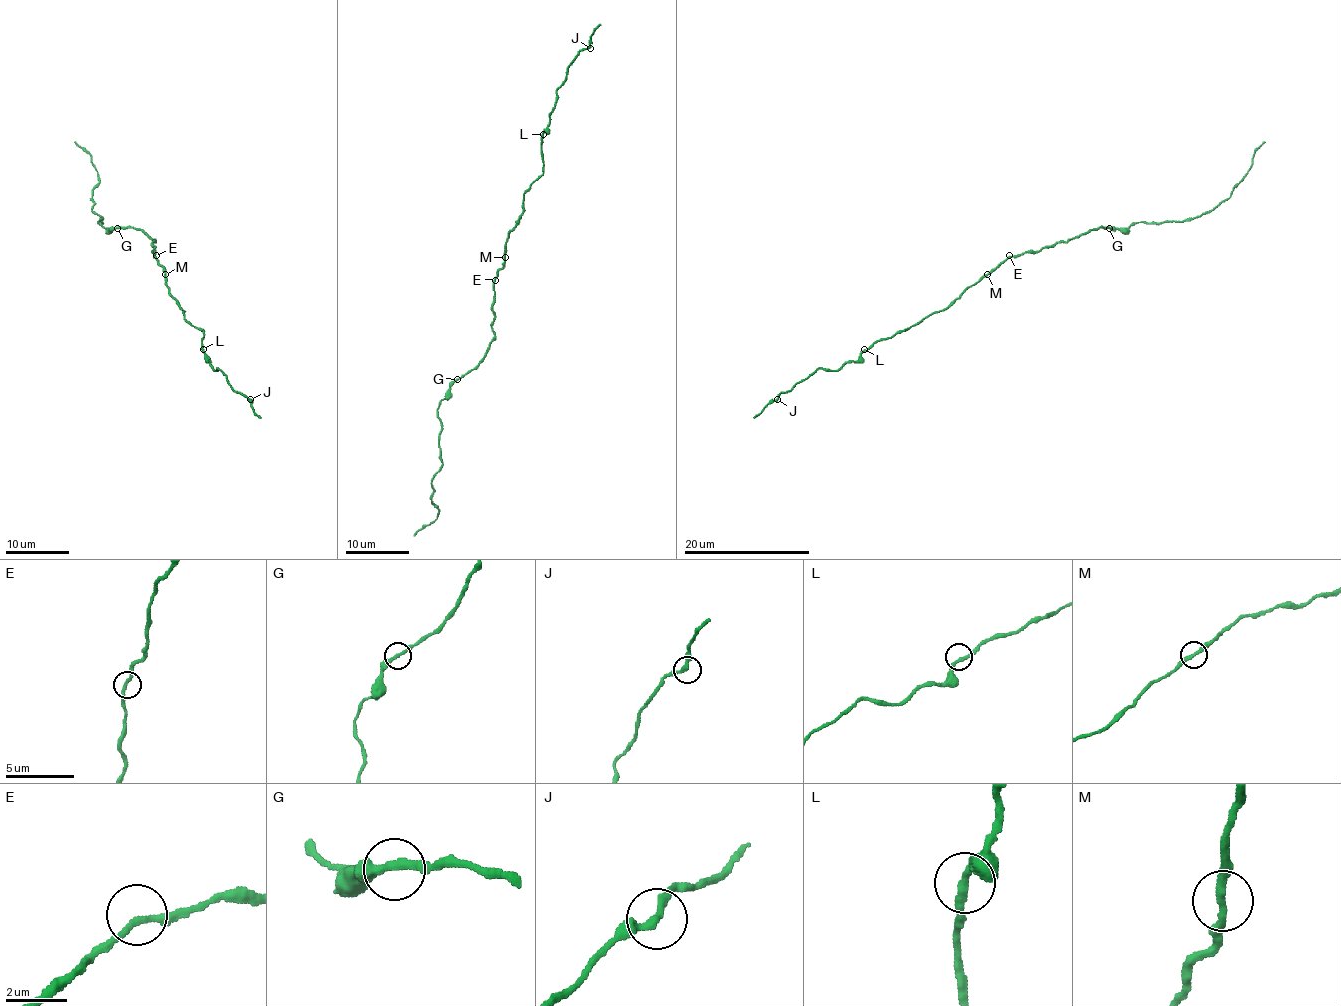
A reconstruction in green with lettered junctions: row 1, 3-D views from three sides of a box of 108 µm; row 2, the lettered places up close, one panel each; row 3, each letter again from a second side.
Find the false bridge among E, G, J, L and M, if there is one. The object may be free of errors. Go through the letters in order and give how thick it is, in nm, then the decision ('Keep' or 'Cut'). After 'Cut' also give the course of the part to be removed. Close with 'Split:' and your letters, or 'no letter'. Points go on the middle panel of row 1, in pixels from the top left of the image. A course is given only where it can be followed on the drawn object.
E: Thickness 220 nm. Keep
G: Thickness 280 nm. Keep
J: Thickness 280 nm. Keep
L: Thickness 240 nm. Keep
M: Thickness 260 nm. Keep
Split: no letter

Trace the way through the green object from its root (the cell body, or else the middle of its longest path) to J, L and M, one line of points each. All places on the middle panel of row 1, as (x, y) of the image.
J: (494, 280), (524, 194), (543, 172), (541, 136), (557, 89), (576, 55), (590, 48)
L: (494, 280), (503, 265), (508, 234), (522, 215), (524, 194), (543, 172), (543, 134)
M: (494, 280), (505, 257)

